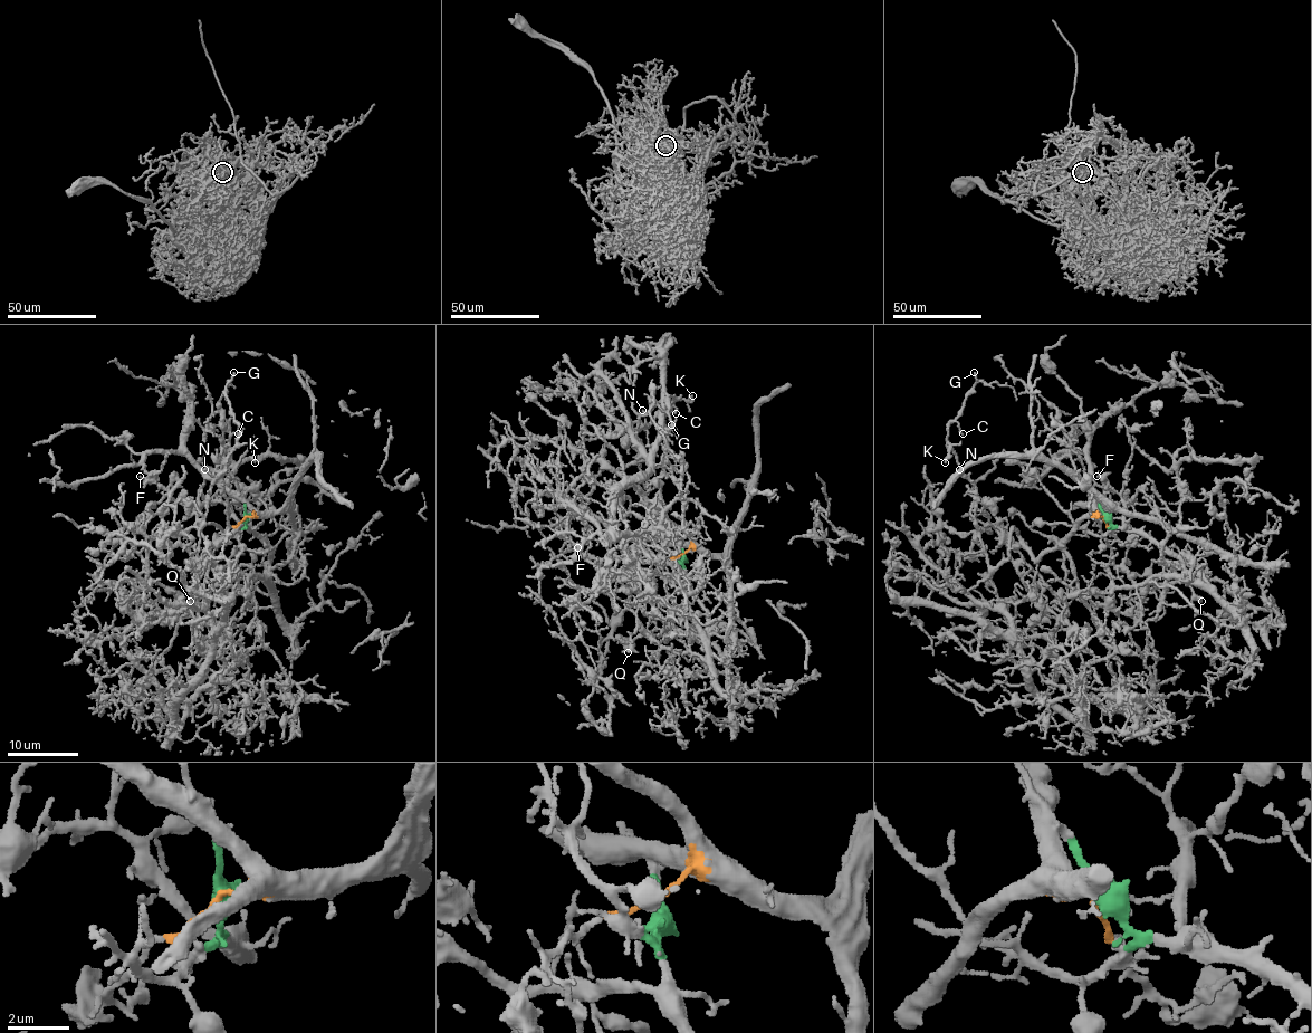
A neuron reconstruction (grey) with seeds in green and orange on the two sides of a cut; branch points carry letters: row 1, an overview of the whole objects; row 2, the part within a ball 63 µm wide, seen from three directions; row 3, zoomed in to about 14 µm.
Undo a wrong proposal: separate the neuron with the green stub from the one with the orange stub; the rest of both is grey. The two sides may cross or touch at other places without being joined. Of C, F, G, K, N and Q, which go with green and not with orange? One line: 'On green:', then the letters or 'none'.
On green: F, Q

